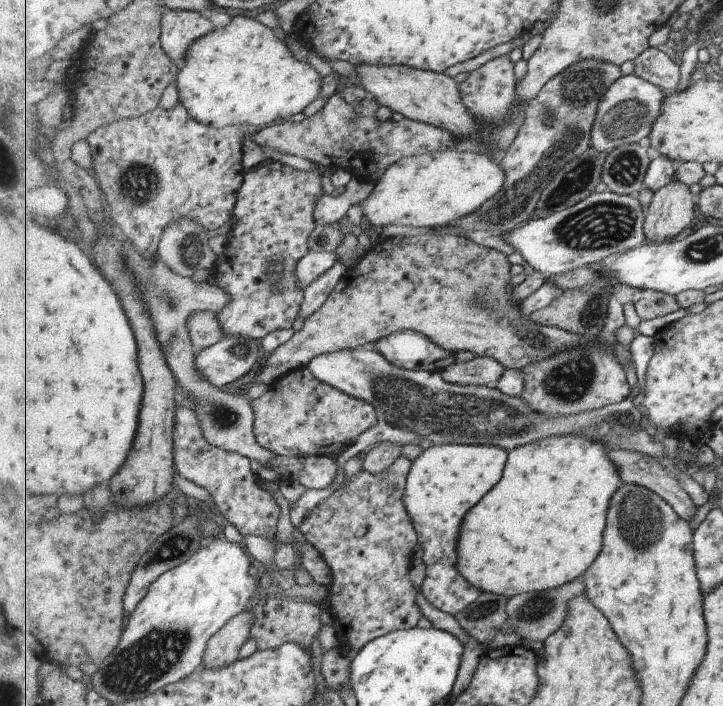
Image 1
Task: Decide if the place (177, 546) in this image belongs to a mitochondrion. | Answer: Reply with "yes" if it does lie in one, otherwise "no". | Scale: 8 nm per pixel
yes

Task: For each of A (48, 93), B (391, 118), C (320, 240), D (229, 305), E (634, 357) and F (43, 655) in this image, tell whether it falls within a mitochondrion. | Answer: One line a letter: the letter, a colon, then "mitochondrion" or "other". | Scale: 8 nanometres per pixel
A: other
B: other
C: other
D: other
E: other
F: other

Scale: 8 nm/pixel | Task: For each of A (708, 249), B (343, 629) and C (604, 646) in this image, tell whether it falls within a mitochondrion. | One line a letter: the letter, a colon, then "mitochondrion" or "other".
A: mitochondrion
B: other
C: other

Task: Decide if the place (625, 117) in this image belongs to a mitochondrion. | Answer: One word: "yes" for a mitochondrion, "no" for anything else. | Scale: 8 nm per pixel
yes

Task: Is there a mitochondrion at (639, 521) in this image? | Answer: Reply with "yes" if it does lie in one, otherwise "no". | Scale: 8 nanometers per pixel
yes

